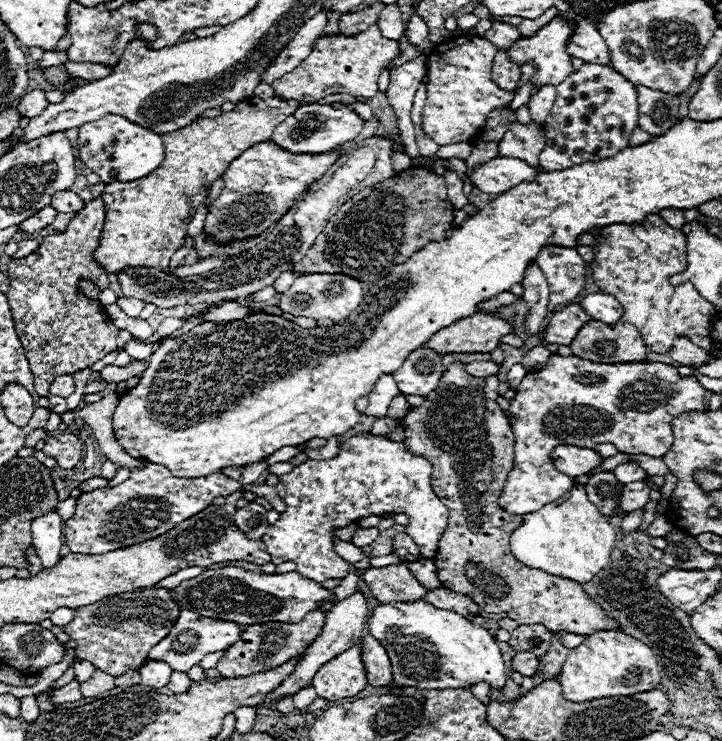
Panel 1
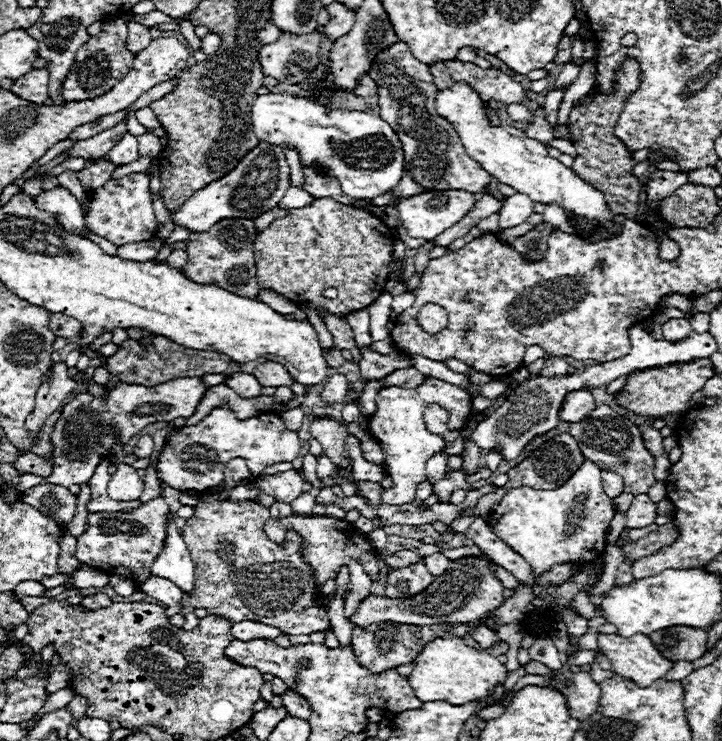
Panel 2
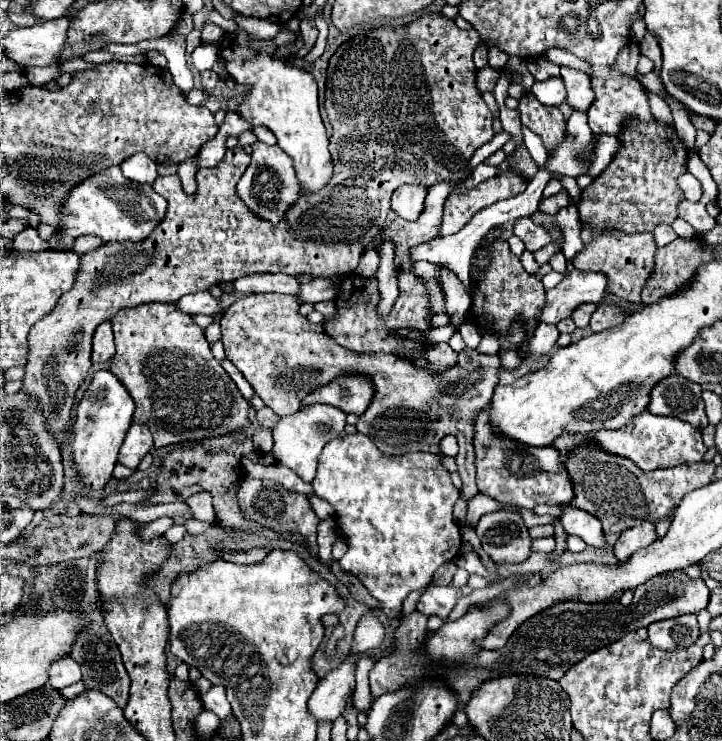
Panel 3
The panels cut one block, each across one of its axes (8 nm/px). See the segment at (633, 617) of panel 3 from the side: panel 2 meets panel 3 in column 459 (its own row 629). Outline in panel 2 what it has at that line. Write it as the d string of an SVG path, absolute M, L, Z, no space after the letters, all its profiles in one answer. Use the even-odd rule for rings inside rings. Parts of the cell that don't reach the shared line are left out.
M670 626L668 630L658 630L650 634L656 650L668 660L690 660L694 662L706 652L706 630L696 630L688 626Z

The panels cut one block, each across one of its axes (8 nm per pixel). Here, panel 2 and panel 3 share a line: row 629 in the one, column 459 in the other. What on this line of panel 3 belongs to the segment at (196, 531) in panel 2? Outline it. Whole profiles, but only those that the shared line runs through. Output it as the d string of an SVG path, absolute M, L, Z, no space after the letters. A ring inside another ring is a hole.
M438 266L438 278L436 282L442 288L444 294L444 306L446 306L446 314L450 318L450 326L460 328L460 324L464 324L468 310L470 310L470 296L464 290L464 282L446 266Z

